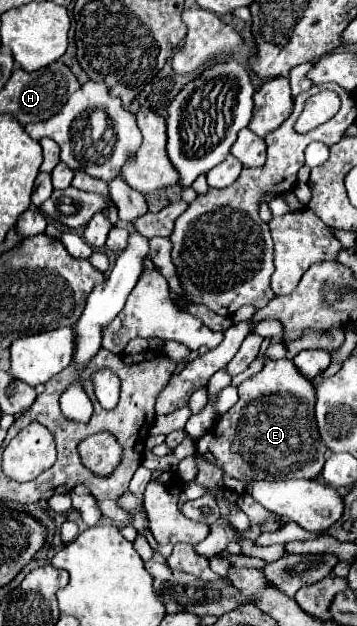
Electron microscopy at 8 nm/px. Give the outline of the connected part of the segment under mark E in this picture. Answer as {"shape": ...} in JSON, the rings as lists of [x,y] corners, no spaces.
{"shape":[[[267,360],[263,370],[253,378],[239,384],[239,402],[219,416],[219,420],[197,440],[197,452],[221,466],[225,488],[237,494],[247,492],[249,480],[285,480],[285,478],[317,478],[323,470],[327,448],[319,436],[315,422],[315,386],[307,380],[291,360]]]}

